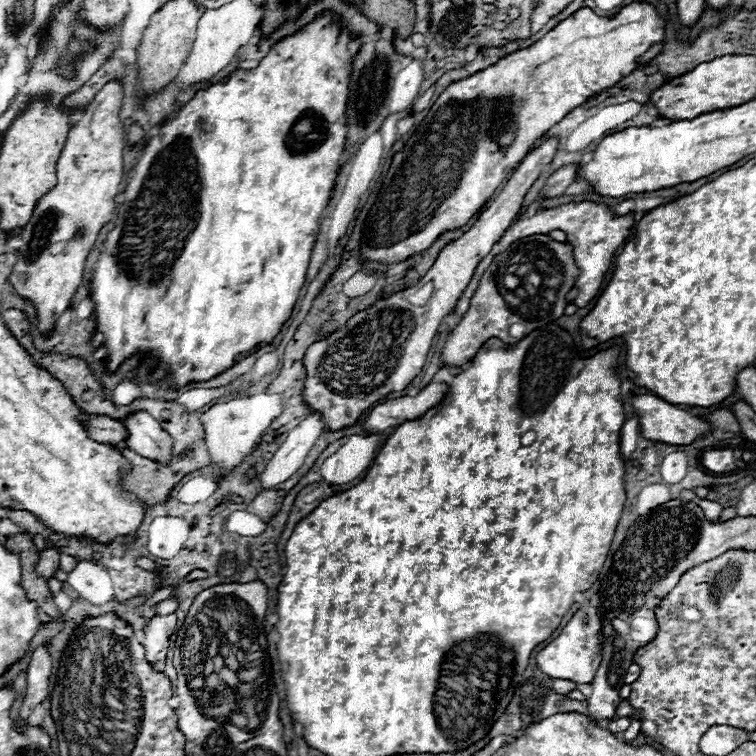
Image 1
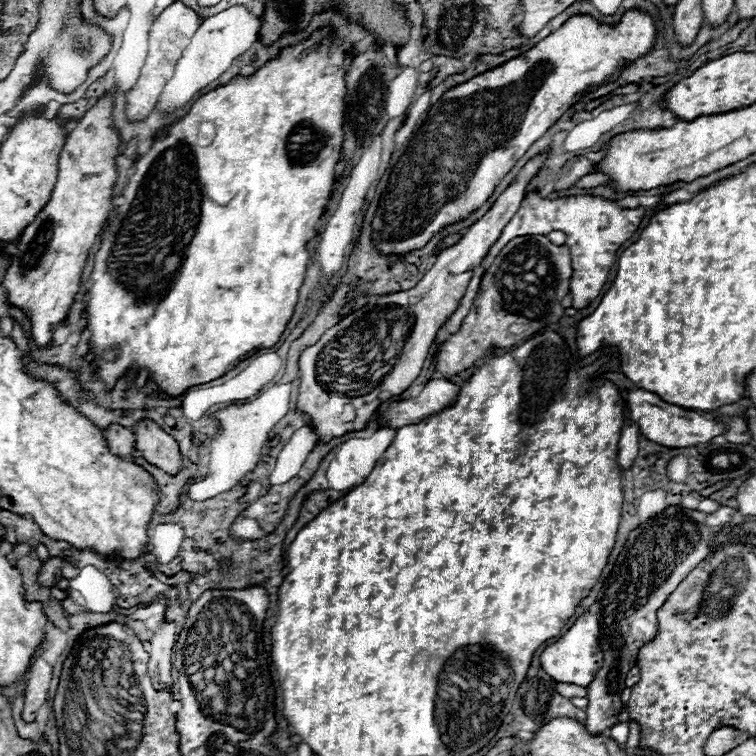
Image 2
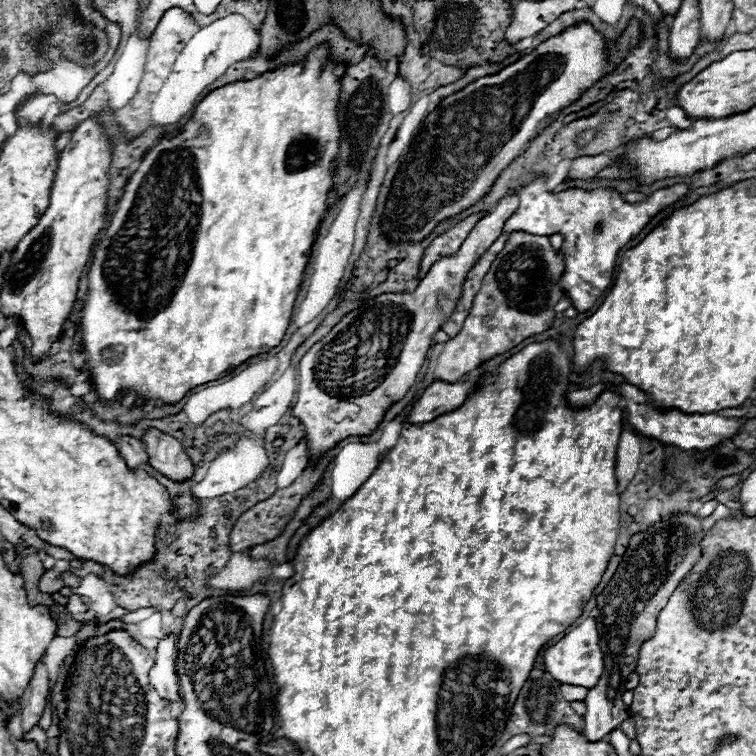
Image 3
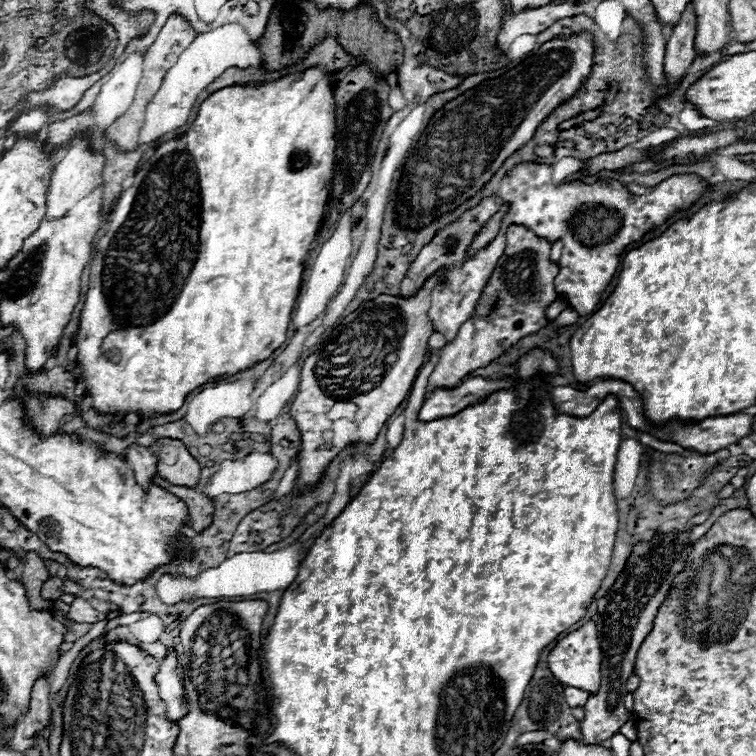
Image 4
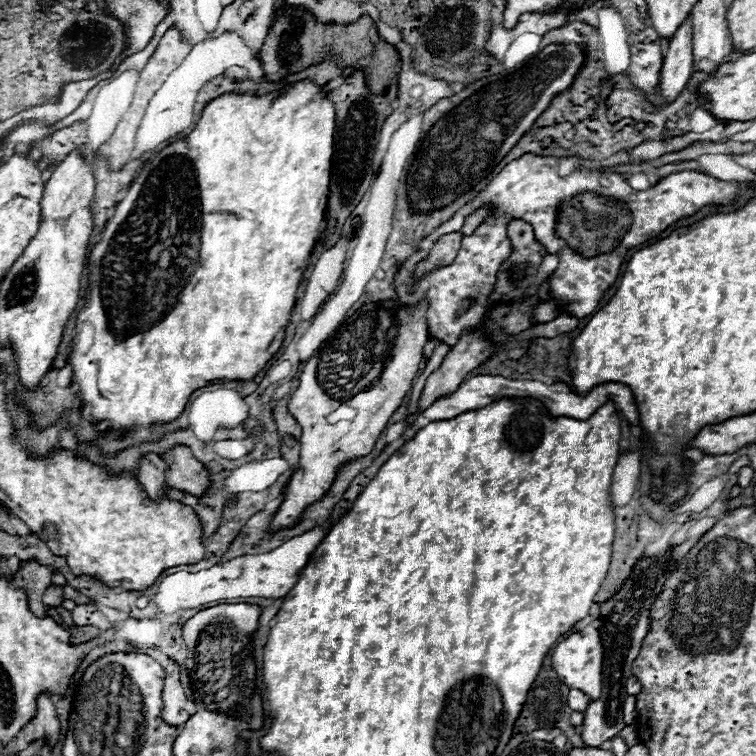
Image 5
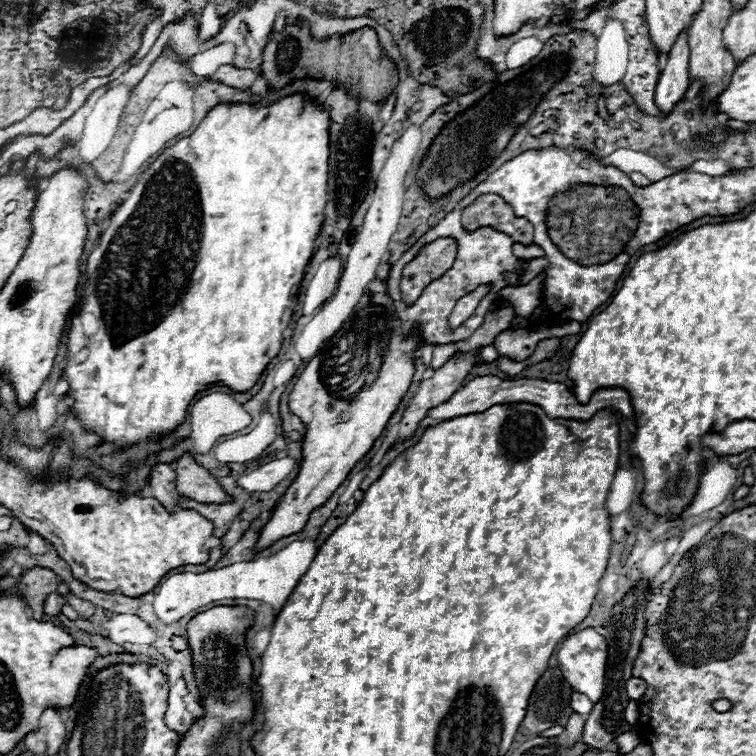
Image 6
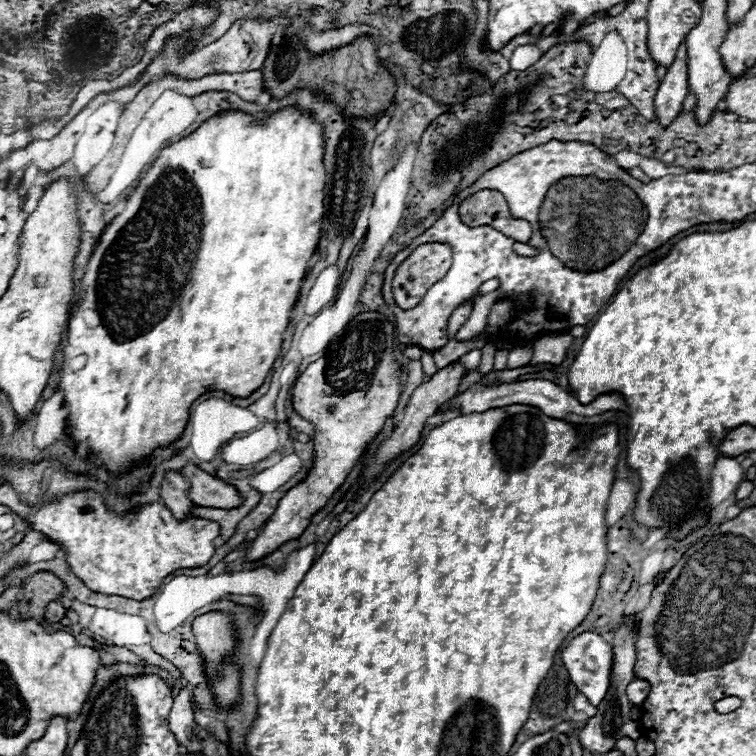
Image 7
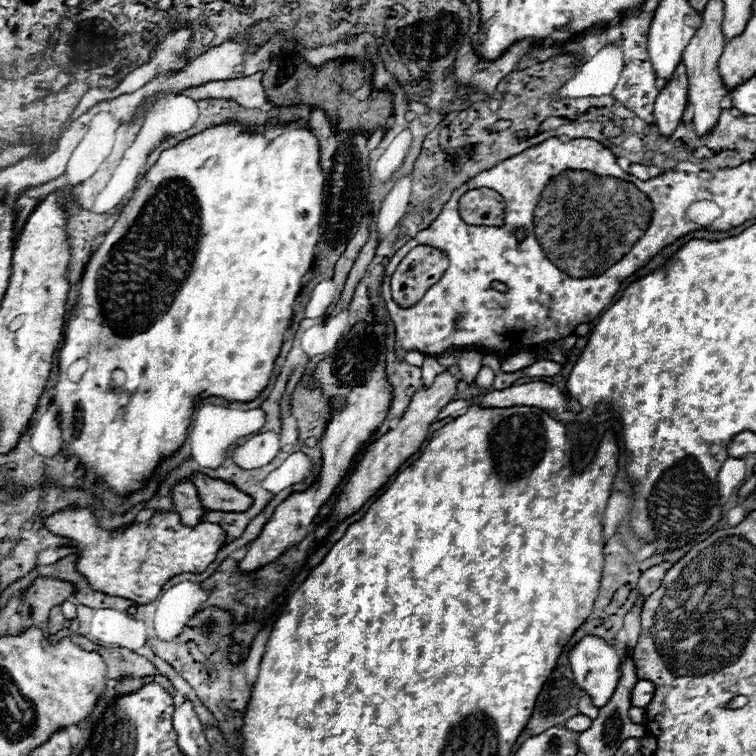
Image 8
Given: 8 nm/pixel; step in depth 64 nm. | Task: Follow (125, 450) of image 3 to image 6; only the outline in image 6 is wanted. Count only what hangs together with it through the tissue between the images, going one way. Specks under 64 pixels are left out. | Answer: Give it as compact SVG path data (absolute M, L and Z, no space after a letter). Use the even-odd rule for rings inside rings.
M158 462L148 476L148 484L152 490L152 496L164 504L168 510L176 510L178 508L178 492L176 492L176 472L168 466Z

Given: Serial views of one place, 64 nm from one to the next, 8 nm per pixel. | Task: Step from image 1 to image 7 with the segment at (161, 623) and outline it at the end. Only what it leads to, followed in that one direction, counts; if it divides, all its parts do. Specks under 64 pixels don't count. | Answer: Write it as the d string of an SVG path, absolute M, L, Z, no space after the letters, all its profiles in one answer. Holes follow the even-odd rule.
M178 690L178 694L174 694L172 710L168 714L168 728L176 734L176 740L188 752L202 750L200 738L196 738L198 728L196 728L196 720L194 720L194 712L192 712L192 702L190 702L188 690Z

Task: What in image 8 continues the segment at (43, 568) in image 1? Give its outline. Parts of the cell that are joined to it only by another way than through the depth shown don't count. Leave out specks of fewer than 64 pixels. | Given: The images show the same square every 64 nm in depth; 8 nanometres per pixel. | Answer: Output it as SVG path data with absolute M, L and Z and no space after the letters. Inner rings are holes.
M54 606L54 608L50 610L50 616L48 616L48 634L56 634L56 632L62 628L64 620L66 620L66 618L64 618L60 606Z

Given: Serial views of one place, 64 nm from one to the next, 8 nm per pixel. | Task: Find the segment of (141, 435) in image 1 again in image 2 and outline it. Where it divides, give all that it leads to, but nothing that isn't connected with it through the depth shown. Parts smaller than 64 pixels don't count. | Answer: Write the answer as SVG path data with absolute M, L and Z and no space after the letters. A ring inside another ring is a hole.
M148 418L140 420L134 428L134 436L136 436L134 448L138 448L150 464L156 464L168 474L176 474L180 470L182 460L180 460L178 444L156 422Z

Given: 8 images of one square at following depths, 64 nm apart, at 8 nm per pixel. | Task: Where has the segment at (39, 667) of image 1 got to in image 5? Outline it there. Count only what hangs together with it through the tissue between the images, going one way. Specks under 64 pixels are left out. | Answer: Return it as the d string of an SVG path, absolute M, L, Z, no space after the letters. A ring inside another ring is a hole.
M42 692L36 696L36 716L24 726L24 738L28 742L38 740L42 736L56 738L58 730L60 730L60 722L56 718L54 704L50 702L50 696Z

